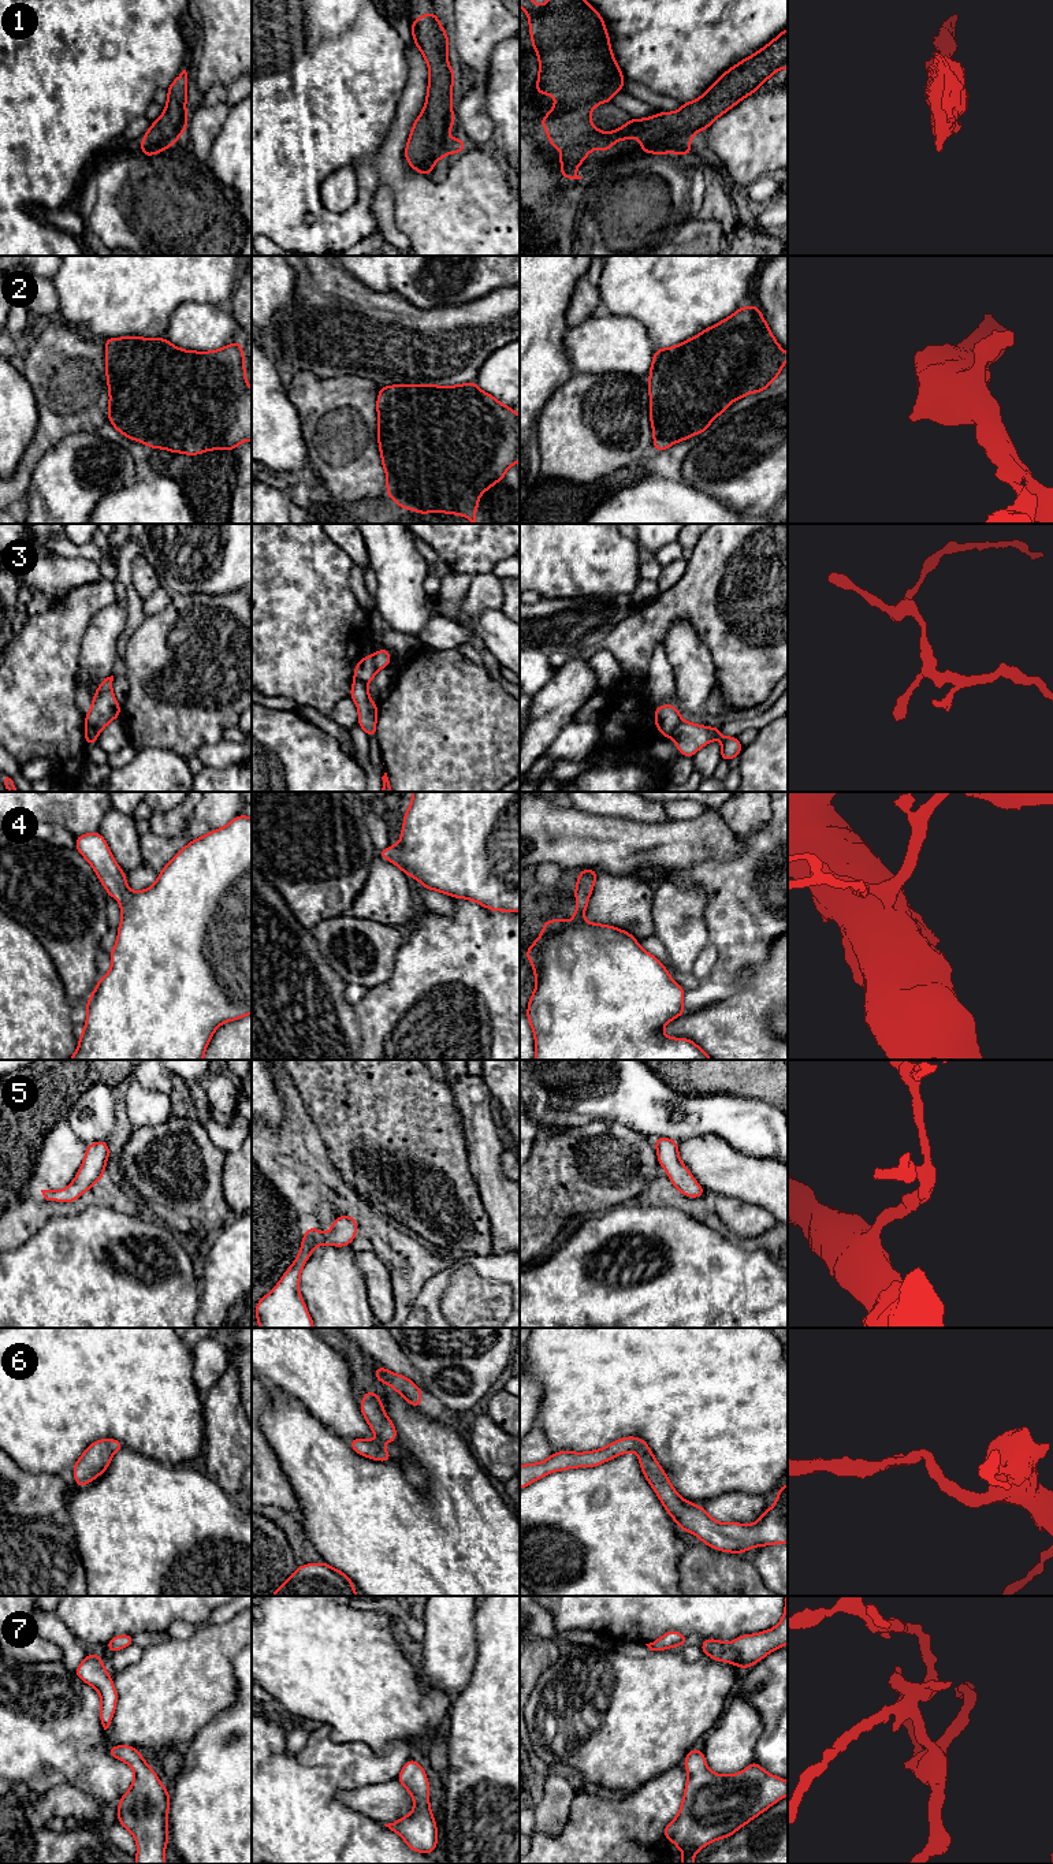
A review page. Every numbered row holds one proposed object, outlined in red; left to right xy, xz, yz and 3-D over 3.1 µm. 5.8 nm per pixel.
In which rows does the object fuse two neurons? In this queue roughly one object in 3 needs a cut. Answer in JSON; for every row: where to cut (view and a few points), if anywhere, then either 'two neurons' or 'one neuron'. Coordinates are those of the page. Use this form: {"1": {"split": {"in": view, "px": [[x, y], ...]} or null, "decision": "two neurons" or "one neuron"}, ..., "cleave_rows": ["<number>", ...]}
{"1": {"split": null, "decision": "one neuron"}, "2": {"split": null, "decision": "one neuron"}, "3": {"split": {"in": "yz", "px": [[681, 721], [669, 736]]}, "decision": "two neurons"}, "4": {"split": null, "decision": "one neuron"}, "5": {"split": null, "decision": "one neuron"}, "6": {"split": null, "decision": "one neuron"}, "7": {"split": null, "decision": "one neuron"}, "cleave_rows": ["3"]}

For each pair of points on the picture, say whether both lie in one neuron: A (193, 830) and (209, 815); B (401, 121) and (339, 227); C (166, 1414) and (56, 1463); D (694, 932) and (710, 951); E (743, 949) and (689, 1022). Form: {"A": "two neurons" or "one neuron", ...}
{"A": "one neuron", "B": "two neurons", "C": "one neuron", "D": "two neurons", "E": "two neurons"}

